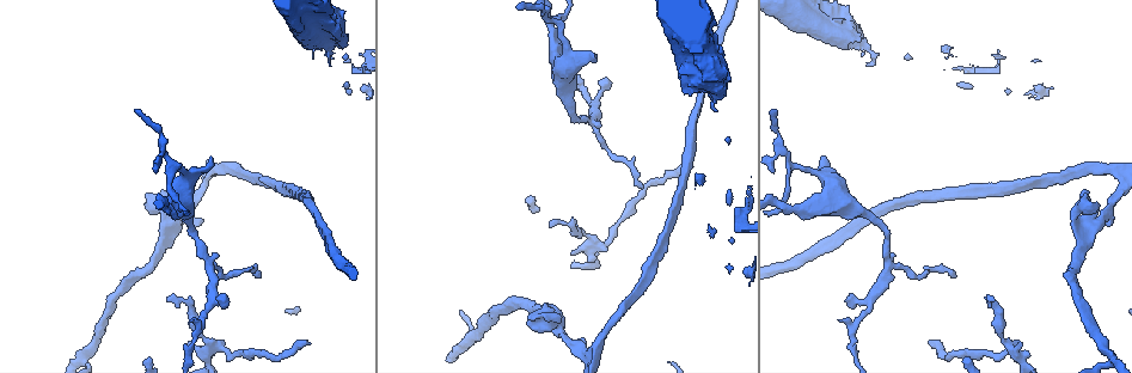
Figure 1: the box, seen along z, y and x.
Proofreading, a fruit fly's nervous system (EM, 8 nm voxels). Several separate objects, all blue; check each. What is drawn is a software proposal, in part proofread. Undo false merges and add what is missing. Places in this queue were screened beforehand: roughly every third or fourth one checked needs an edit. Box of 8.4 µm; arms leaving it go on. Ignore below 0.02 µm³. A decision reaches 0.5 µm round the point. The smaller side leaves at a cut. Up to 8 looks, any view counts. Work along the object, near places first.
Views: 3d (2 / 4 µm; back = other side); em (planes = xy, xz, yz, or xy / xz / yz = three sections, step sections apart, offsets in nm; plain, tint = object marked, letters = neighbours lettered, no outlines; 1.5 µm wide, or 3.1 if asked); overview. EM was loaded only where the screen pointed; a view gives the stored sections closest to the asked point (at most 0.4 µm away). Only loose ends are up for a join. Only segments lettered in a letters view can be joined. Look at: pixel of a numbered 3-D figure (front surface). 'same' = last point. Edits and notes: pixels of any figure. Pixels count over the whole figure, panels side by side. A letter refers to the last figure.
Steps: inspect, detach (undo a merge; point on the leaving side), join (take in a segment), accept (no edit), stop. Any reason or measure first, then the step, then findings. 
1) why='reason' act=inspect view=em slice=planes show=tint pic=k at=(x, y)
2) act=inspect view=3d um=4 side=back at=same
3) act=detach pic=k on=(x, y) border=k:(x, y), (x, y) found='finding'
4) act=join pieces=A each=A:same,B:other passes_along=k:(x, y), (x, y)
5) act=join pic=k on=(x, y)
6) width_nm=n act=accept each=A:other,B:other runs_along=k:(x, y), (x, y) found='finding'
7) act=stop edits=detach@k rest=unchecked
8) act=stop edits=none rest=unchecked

why='end of a long branch' act=inspect view=em slice=yz step=8 show=letters pic=1 at=(304, 343)

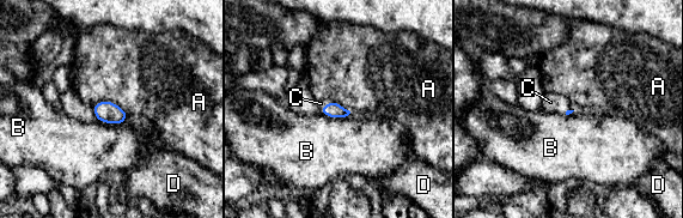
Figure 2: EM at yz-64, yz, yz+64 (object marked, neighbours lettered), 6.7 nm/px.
why='another direction' act=inspect view=em slice=planes show=letters at=same

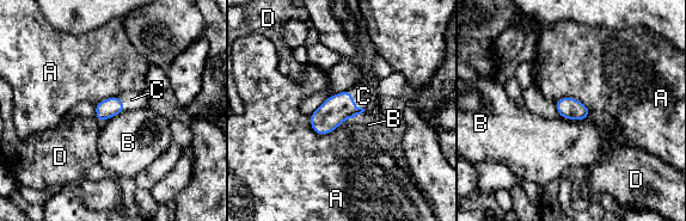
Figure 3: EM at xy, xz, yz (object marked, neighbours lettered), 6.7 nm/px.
act=join pieces=C each=A:other,B:other,C:same,D:other passes_along=3:(338, 108), (354, 103), (363, 96) found='the cell continues'

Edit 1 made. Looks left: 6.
why='branch stops here' act=inspect view=3d um=2 pic=1 at=(1112, 223)

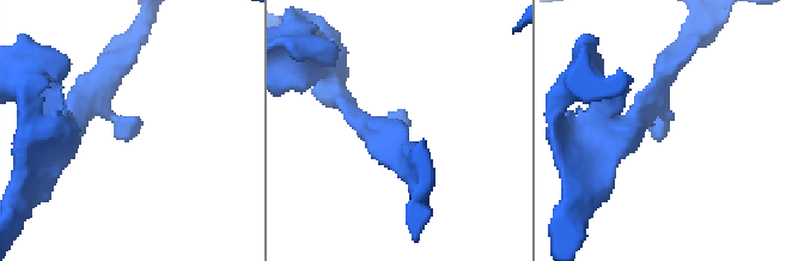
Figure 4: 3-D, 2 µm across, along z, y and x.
why='now the EM' act=inspect view=em slice=xy step=8 show=letters pic=4 at=(664, 126)

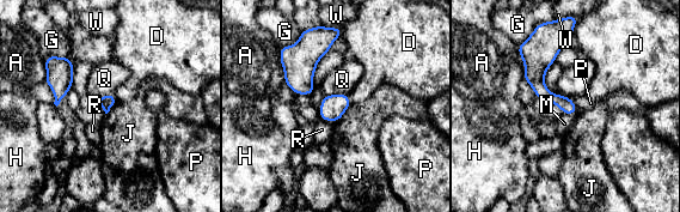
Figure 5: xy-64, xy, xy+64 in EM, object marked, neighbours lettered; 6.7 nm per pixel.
act=accept each=A:other,D:other,G:other,H:other,J:other,M:other,P:other,Q:other,R:other,W:other border=5:(551, 92), (568, 96), (579, 110) found='no lettered segment goes on from it'

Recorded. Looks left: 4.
why='branch stops here' act=inspect view=3d um=2 pic=1 at=(821, 155)

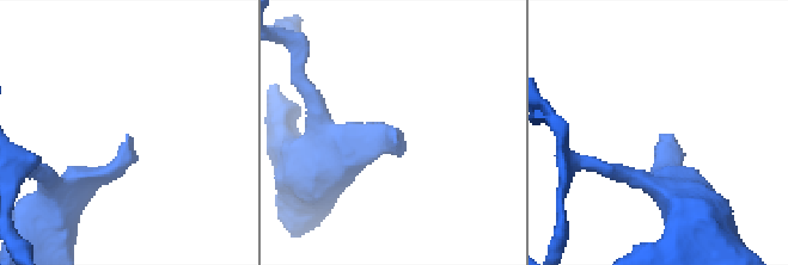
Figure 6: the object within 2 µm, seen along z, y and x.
why='now the EM' act=inspect view=em slice=yz step=4 show=tint pic=6 at=(130, 136)

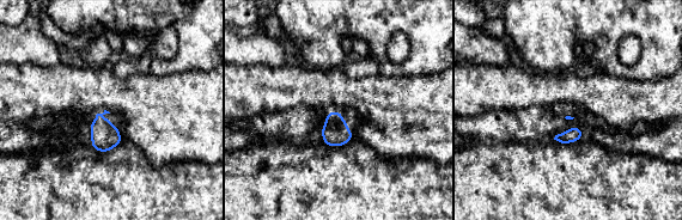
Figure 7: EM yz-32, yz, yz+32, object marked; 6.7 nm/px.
act=inspect view=em slice=planes show=letters at=same

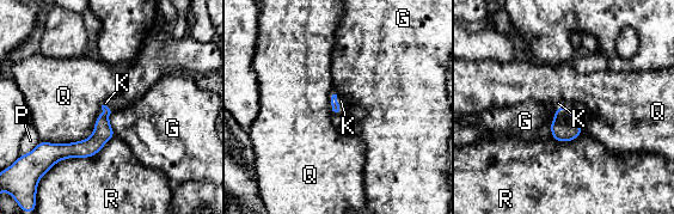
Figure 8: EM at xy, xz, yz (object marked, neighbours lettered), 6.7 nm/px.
act=join pieces=K each=G:other,K:same,P:other,Q:other,R:other passes_along=8:(335, 104), (336, 98), (341, 101) found='it goes on there'

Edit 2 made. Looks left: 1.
act=stop edits=join@3,join@8 rest=unchecked

